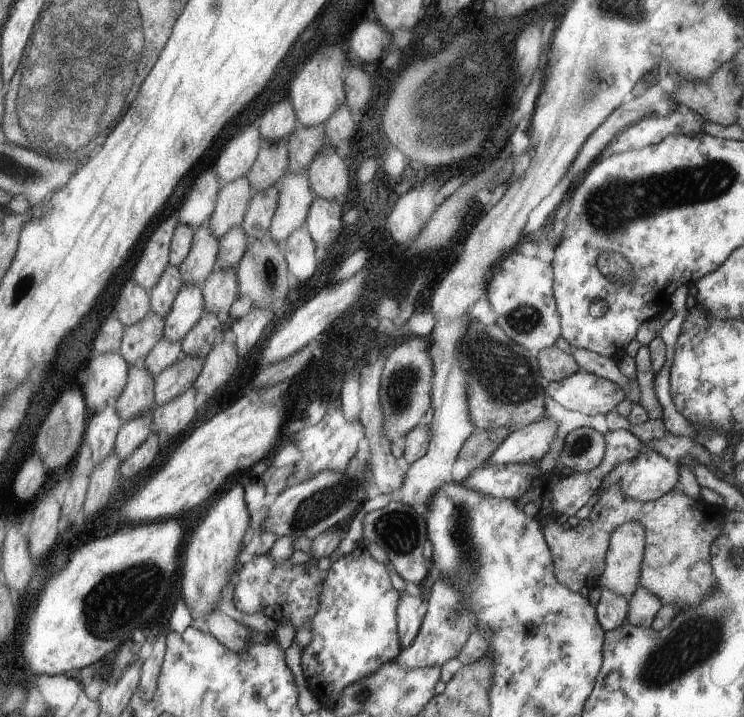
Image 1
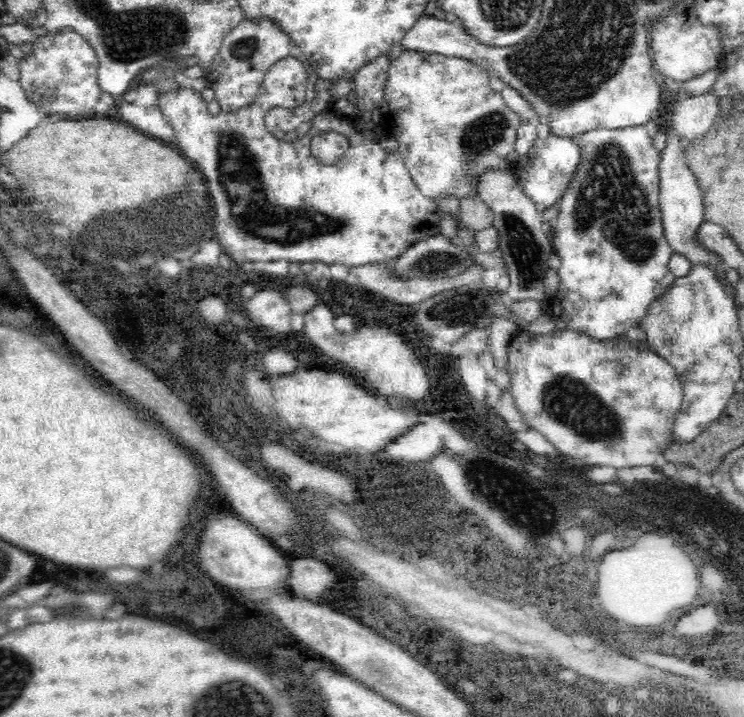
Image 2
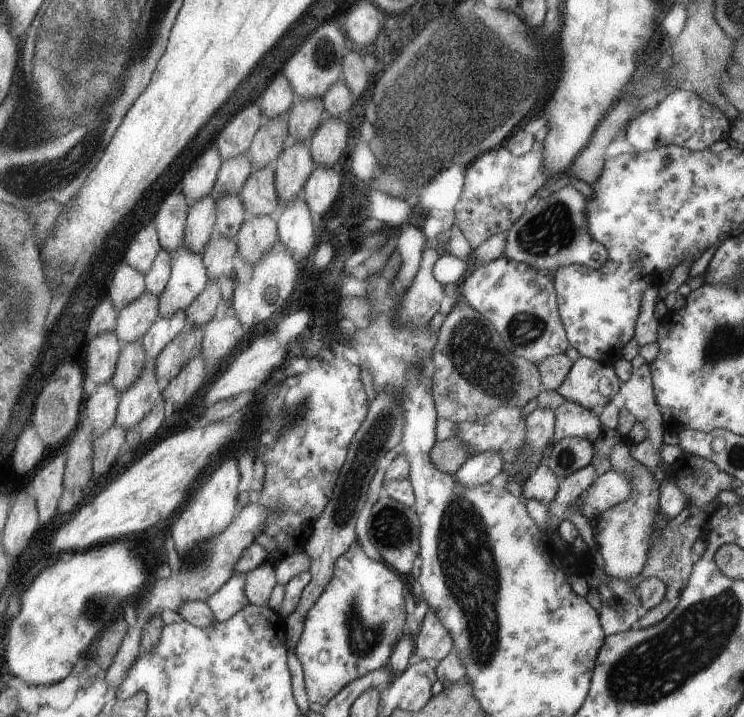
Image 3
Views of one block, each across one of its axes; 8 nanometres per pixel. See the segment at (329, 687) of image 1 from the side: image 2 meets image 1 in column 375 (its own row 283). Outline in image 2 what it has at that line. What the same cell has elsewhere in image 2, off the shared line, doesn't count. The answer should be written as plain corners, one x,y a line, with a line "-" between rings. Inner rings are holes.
636,126
623,129
592,129
577,138
580,147
580,162
568,184
567,192
558,202
558,221
556,226
550,229
551,241
555,254
562,260
562,266
558,268
558,276
562,286
554,294
554,300
549,299
546,308
554,318
562,318
568,329
580,331
592,338
605,341
624,335
631,327
638,326
640,319
644,318
648,306
664,294
672,286
675,280
674,274
668,268
668,262
675,252
670,248
667,238
664,236
662,215
660,214
660,151
654,147
652,137
646,132
646,127

